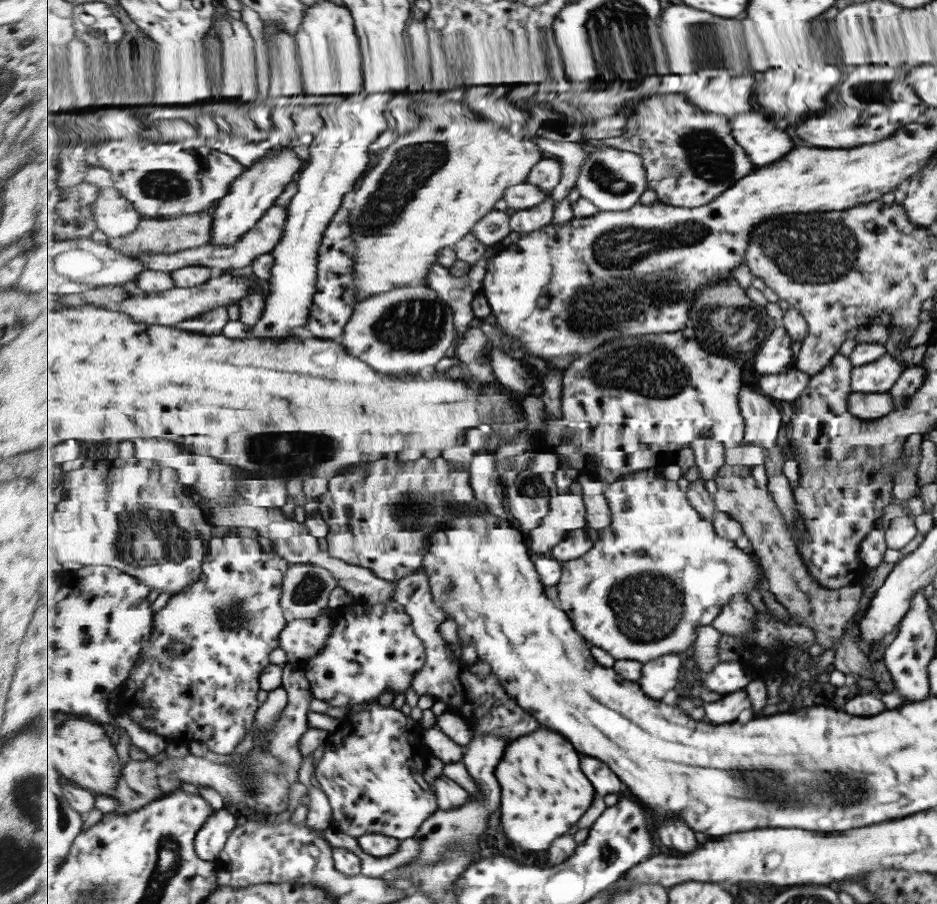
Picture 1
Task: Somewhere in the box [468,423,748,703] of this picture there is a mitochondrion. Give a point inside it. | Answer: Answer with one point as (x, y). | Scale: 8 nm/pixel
(647, 606)

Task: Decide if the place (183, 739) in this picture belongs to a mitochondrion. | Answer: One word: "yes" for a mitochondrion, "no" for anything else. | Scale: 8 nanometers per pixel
no

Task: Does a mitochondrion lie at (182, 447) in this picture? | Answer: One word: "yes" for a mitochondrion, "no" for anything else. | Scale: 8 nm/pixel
no

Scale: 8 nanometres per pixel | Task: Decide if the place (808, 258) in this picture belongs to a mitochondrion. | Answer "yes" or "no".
yes

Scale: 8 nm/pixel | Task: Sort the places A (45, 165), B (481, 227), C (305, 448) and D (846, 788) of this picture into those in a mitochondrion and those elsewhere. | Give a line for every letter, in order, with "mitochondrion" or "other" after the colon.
A: other
B: other
C: mitochondrion
D: mitochondrion

